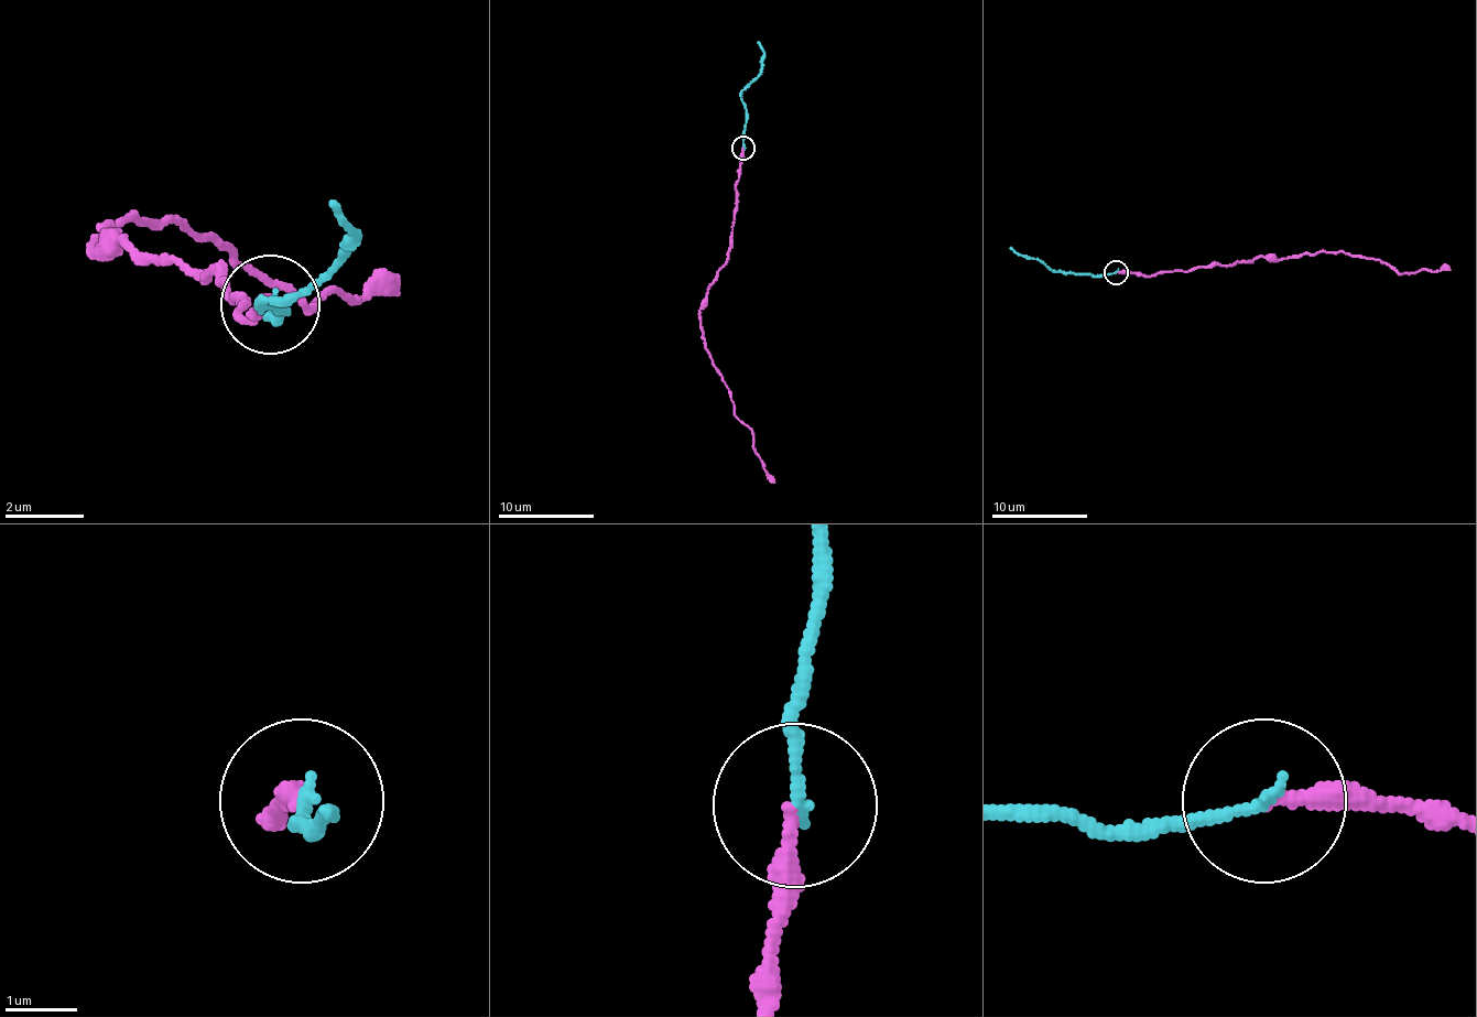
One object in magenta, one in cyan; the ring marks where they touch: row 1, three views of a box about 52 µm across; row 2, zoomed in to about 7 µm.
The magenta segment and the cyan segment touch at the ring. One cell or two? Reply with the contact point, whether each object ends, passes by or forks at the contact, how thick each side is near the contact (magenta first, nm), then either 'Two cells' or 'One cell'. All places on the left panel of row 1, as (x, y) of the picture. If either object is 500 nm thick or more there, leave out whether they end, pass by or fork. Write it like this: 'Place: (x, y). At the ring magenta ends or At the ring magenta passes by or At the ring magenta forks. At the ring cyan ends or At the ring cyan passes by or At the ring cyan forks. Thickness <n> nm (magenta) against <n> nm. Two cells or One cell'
Place: (270, 304). At the ring magenta ends. At the ring cyan ends. Thickness 220 nm (magenta) against 160 nm. One cell

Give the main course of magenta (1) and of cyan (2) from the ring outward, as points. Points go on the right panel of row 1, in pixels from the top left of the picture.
1: (1115, 271), (1151, 277), (1257, 257), (1289, 259), (1332, 252), (1380, 259), (1399, 273), (1450, 267)
2: (1115, 271), (1098, 277), (1052, 271), (1038, 259), (1019, 255), (1009, 247)

